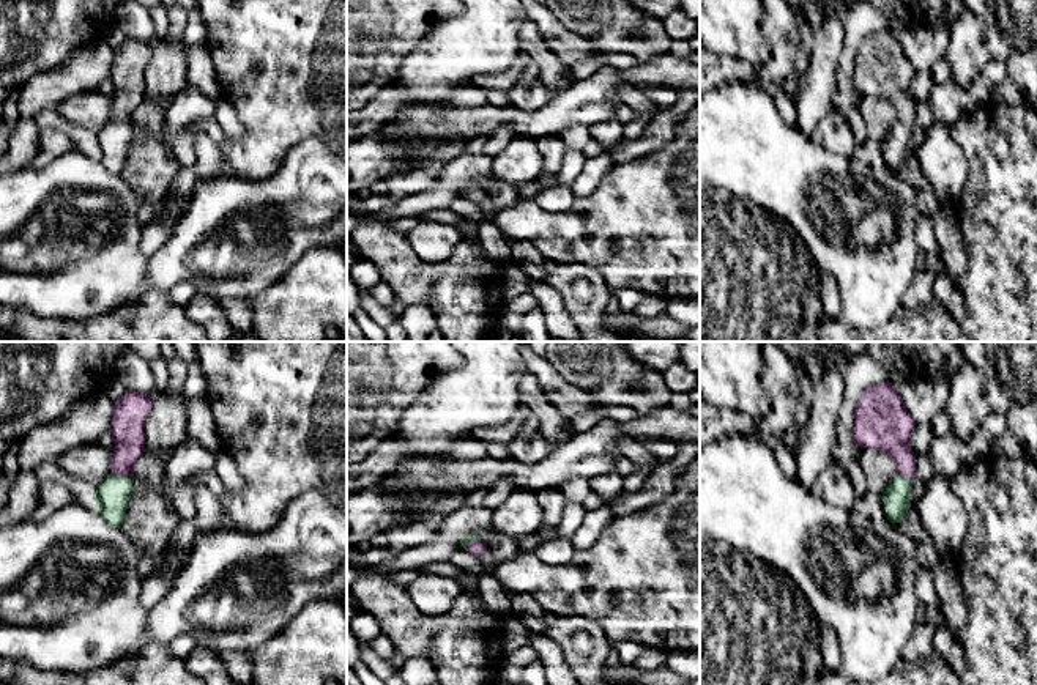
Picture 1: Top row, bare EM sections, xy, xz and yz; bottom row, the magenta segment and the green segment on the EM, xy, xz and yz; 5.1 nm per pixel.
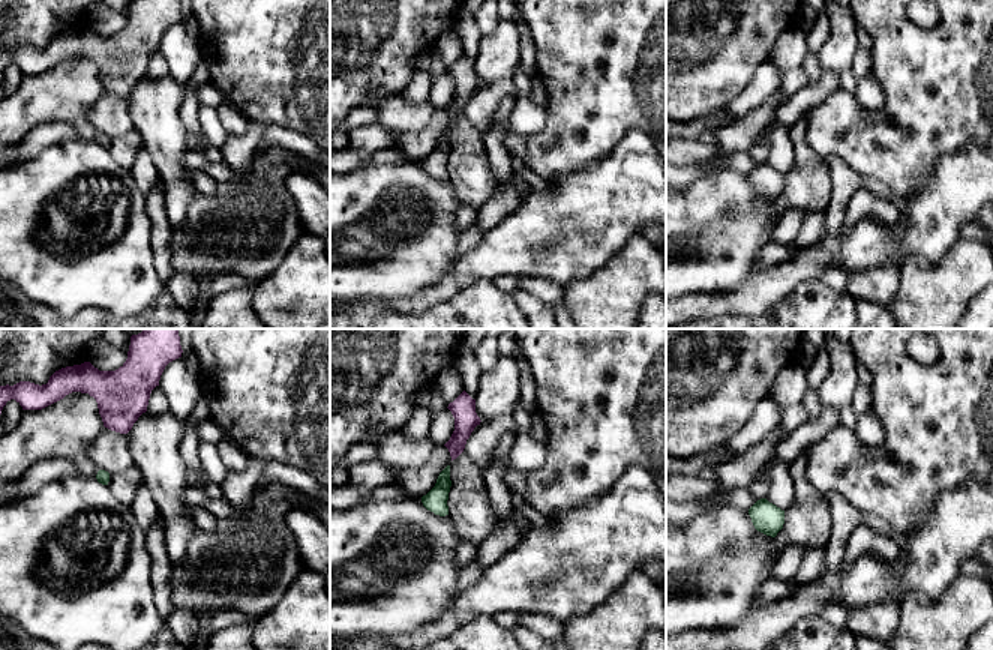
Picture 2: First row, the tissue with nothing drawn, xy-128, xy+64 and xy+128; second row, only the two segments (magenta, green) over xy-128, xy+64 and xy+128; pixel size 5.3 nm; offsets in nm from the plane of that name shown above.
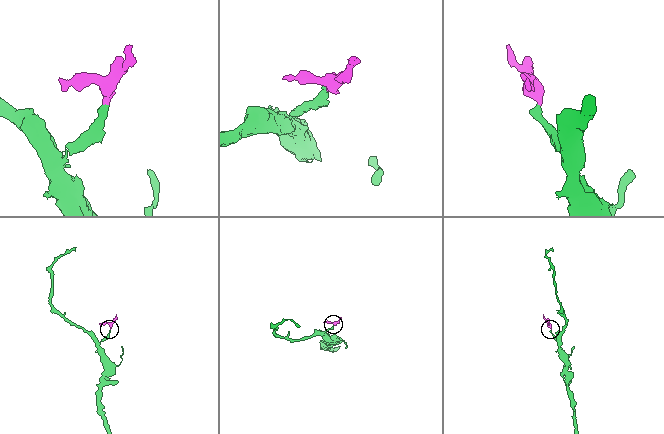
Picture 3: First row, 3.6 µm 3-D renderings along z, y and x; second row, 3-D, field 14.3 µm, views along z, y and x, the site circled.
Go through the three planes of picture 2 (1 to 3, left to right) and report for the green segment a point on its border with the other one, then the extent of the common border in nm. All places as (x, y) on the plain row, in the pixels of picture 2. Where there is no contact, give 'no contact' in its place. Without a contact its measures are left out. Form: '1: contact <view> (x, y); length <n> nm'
1: no contact
2: no contact
3: no contact

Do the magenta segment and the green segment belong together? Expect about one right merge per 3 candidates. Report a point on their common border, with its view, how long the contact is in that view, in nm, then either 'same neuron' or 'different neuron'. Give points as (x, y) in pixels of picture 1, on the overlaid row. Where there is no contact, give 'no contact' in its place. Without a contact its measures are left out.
meets magenta in xy at (123, 476); contact 110 nm long; same neuron

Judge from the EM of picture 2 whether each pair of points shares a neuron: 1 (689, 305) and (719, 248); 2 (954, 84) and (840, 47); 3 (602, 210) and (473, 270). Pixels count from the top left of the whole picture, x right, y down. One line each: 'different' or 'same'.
1: different
2: different
3: same

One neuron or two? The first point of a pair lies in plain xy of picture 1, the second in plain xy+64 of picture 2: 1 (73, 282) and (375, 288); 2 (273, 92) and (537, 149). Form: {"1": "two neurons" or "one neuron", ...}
{"1": "one neuron", "2": "one neuron"}

